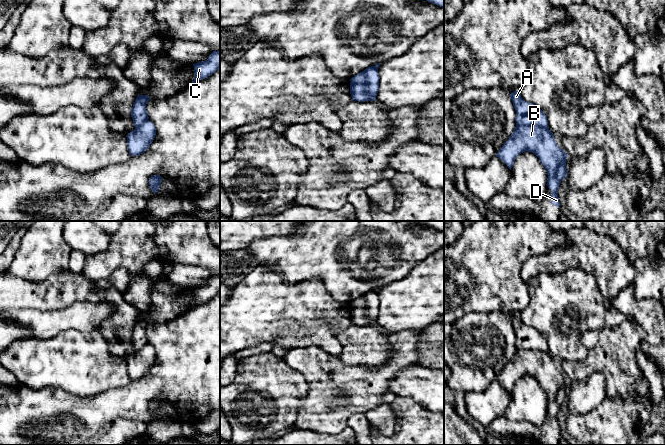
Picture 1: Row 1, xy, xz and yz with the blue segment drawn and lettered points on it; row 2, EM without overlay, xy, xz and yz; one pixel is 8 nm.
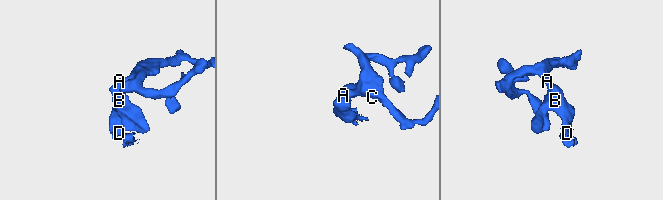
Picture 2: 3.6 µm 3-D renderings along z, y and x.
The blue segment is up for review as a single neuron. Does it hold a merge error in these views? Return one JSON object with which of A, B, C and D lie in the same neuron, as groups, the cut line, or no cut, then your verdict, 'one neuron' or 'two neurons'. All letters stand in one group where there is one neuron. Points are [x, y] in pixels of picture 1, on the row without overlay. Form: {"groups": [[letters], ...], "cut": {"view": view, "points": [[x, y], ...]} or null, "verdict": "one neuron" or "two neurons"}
{"groups": [["A", "C"], ["B", "D"]], "cut": {"view": "yz", "points": [[516, 347], [547, 352]]}, "verdict": "two neurons"}

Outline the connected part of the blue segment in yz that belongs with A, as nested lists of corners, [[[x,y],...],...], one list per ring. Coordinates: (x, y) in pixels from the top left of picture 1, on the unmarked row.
[[[513,315],[510,318],[510,323],[516,335],[515,345],[518,349],[523,350],[540,350],[548,352],[547,340],[543,335],[533,327],[525,325],[520,315]]]

